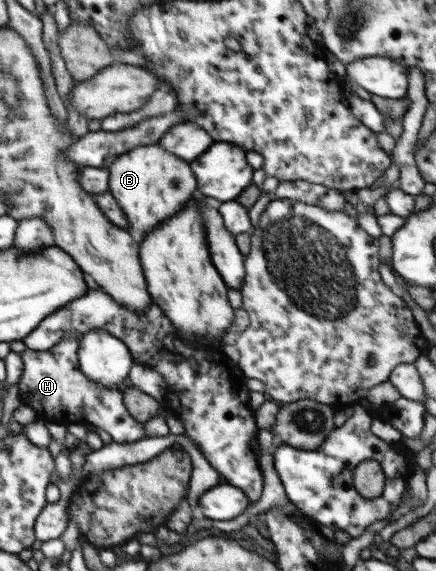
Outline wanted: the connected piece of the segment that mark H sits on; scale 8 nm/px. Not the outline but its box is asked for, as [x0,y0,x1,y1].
[18,335,147,444]

